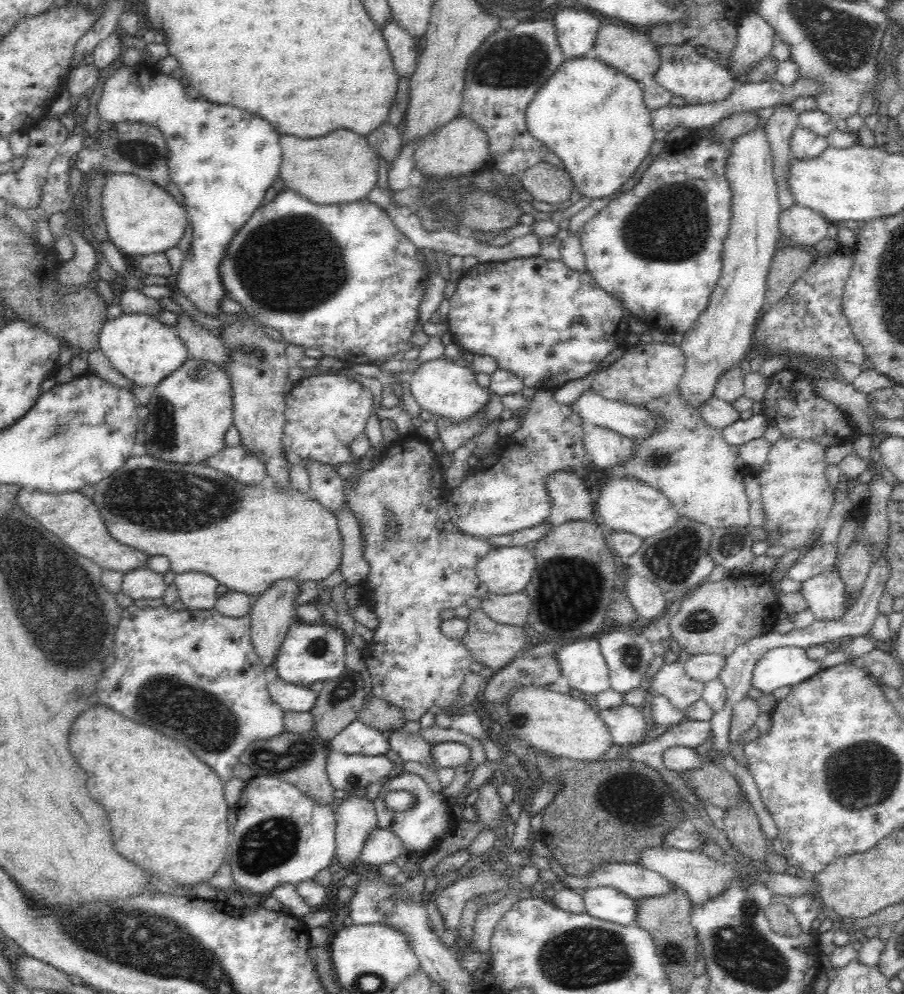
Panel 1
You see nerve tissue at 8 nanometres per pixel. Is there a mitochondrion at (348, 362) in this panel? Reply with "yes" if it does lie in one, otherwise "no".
no

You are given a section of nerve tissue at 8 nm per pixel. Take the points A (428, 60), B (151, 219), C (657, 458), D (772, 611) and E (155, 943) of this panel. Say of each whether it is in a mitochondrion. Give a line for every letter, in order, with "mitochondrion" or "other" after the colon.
A: other
B: other
C: mitochondrion
D: other
E: mitochondrion

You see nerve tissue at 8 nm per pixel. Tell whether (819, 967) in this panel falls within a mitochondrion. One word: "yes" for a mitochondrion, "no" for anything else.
no

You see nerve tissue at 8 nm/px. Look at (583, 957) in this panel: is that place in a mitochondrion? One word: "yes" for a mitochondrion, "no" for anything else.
yes

